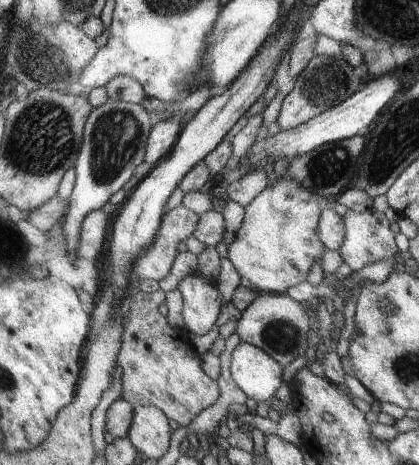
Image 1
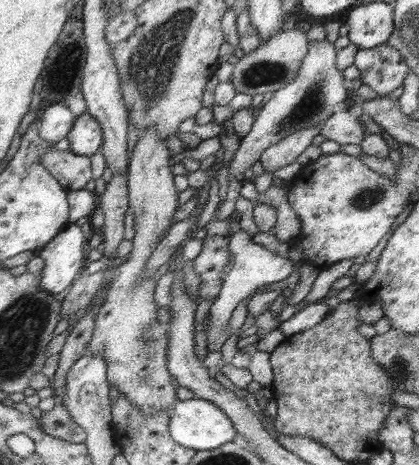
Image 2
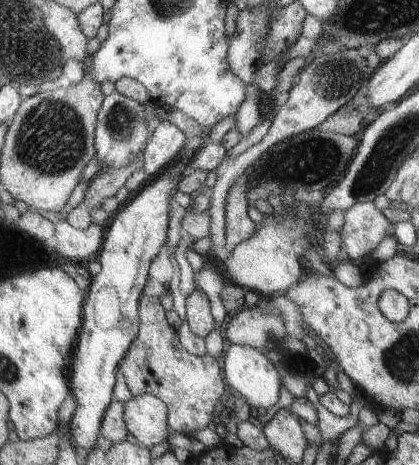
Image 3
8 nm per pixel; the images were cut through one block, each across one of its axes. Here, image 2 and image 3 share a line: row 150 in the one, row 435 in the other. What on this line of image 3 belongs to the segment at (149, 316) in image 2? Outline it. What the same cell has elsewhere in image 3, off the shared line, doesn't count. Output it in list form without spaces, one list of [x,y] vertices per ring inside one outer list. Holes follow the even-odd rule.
[[[153,394],[133,396],[127,404],[125,418],[127,426],[131,430],[133,440],[137,440],[141,446],[153,448],[161,442],[169,440],[169,406],[163,398]]]

